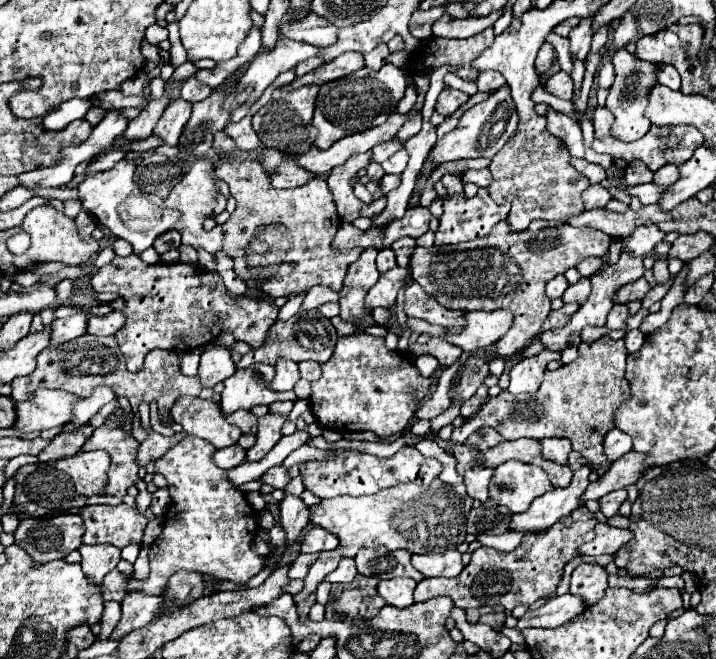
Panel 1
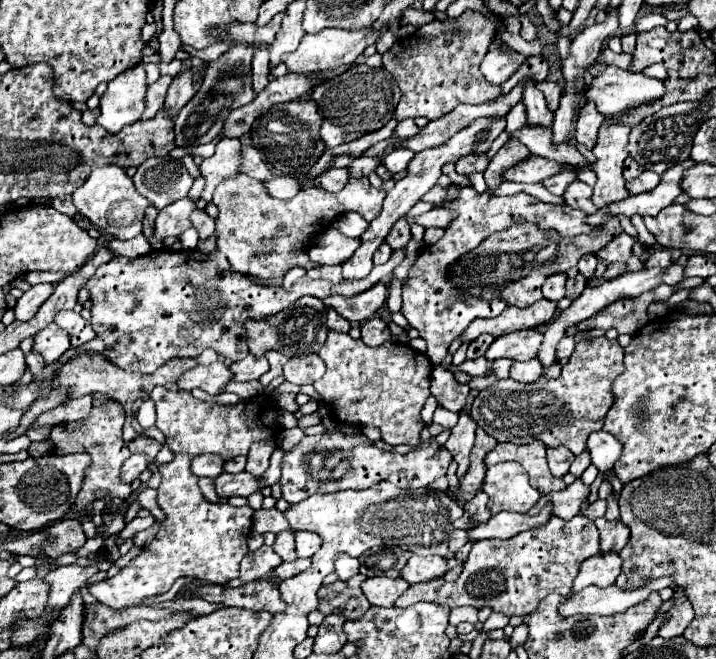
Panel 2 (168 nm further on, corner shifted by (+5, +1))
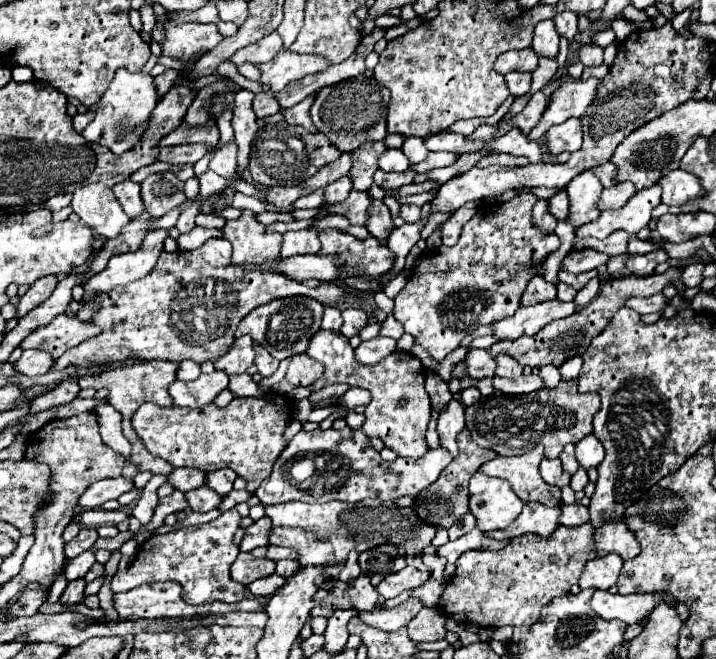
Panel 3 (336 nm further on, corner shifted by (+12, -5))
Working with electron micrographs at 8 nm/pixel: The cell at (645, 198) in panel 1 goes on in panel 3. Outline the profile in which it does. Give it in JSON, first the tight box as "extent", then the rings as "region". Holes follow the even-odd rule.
{"extent":[566,170,604,226],"region":[[[584,170],[576,178],[572,178],[570,184],[566,186],[566,192],[570,196],[570,206],[572,206],[568,220],[576,226],[594,222],[600,216],[596,204],[600,200],[602,190],[604,186],[600,178],[594,174],[594,170]]]}

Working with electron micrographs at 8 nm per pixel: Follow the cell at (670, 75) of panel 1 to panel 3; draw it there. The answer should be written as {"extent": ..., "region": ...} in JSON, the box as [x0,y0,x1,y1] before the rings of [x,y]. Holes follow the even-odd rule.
{"extent":[580,43,604,66],"region":[[[589,43],[580,46],[580,60],[584,66],[598,66],[603,63],[604,50],[596,44]]]}

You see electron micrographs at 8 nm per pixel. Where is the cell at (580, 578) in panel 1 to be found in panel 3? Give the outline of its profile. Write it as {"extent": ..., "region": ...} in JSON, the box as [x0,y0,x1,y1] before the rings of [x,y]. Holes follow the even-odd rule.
{"extent":[572,554,622,594],"region":[[[608,554],[608,556],[602,556],[602,558],[594,558],[594,560],[586,562],[578,584],[572,586],[572,594],[578,594],[586,588],[608,590],[616,584],[616,580],[620,576],[620,570],[622,570],[622,558],[618,554]]]}

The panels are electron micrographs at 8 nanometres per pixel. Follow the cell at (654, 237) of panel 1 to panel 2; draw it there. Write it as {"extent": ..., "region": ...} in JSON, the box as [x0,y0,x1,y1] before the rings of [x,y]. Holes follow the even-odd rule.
{"extent":[595,232,635,264],"region":[[[625,232],[615,236],[609,244],[605,244],[599,252],[595,252],[595,256],[607,264],[611,262],[625,262],[631,256],[631,248],[635,244],[635,238],[627,236]]]}

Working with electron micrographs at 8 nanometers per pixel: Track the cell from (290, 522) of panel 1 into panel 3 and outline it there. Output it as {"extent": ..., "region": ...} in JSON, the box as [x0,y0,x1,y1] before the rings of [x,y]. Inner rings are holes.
{"extent":[276,560,300,578],"region":[[[280,560],[280,562],[276,562],[276,574],[284,576],[284,578],[290,578],[298,568],[300,568],[300,562],[296,562],[296,560]]]}

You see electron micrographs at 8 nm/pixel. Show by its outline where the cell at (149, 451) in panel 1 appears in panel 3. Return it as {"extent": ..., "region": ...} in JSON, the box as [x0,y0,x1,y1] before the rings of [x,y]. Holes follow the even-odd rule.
{"extent":[80,476,134,510],"region":[[[118,476],[118,478],[108,478],[108,480],[100,480],[96,484],[92,484],[84,496],[80,498],[80,506],[84,506],[86,510],[90,508],[98,508],[102,502],[106,500],[114,500],[118,498],[120,494],[124,492],[130,492],[134,488],[134,482],[124,478],[124,476]]]}

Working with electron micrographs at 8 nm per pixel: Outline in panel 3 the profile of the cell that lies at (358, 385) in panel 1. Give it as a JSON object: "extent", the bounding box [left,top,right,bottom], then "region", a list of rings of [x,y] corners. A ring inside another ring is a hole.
{"extent":[306,330,430,458],"region":[[[320,330],[314,334],[306,354],[314,360],[318,360],[324,366],[322,378],[314,382],[314,390],[320,390],[330,384],[344,382],[348,386],[366,388],[372,394],[370,404],[366,406],[366,422],[362,426],[366,436],[378,436],[386,444],[386,448],[394,450],[398,456],[412,456],[420,458],[428,446],[426,446],[426,426],[430,422],[430,398],[424,390],[424,378],[426,370],[420,364],[420,360],[412,354],[390,354],[382,362],[374,366],[364,366],[354,358],[354,350],[348,344],[348,338],[344,334],[336,334],[330,330]]]}

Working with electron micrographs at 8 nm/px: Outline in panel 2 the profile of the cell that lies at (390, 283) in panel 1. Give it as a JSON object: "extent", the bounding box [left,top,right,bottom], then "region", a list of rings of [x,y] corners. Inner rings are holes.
{"extent":[323,282,387,322],"region":[[[379,282],[373,288],[361,292],[353,298],[329,296],[323,302],[327,308],[335,308],[349,322],[365,322],[385,304],[385,298],[387,298],[387,286],[383,282]]]}

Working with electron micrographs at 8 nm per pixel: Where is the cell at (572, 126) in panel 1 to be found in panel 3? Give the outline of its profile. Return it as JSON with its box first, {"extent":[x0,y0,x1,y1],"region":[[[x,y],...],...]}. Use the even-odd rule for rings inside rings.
{"extent":[504,72,532,98],"region":[[[512,72],[512,74],[506,74],[504,78],[506,78],[508,90],[514,98],[520,98],[520,96],[528,94],[530,82],[532,82],[532,72]]]}

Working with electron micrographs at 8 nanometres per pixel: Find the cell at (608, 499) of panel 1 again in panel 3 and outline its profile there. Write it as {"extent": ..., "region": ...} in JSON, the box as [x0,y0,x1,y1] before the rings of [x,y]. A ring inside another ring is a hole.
{"extent":[560,504,588,526],"region":[[[570,504],[570,506],[562,506],[562,516],[560,516],[560,524],[564,526],[580,526],[584,522],[588,522],[588,508],[582,504]]]}

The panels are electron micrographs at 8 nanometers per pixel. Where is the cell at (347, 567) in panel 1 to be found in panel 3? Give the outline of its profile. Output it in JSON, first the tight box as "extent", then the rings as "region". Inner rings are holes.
{"extent":[338,552,360,584],"region":[[[350,552],[350,554],[348,554],[348,560],[346,560],[346,564],[344,564],[344,568],[342,568],[340,576],[338,576],[338,580],[342,580],[342,582],[350,584],[350,582],[352,582],[352,580],[356,580],[358,576],[360,576],[358,554],[356,554],[356,552]]]}

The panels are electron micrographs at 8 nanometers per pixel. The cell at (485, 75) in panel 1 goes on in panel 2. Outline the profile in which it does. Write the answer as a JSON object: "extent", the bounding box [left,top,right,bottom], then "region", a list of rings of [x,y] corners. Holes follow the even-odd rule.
{"extent":[481,46,527,84],"region":[[[503,46],[489,50],[483,64],[481,64],[481,72],[487,78],[487,82],[491,84],[503,84],[505,80],[511,78],[511,74],[517,72],[517,68],[527,60],[525,54],[521,52],[503,52]]]}

